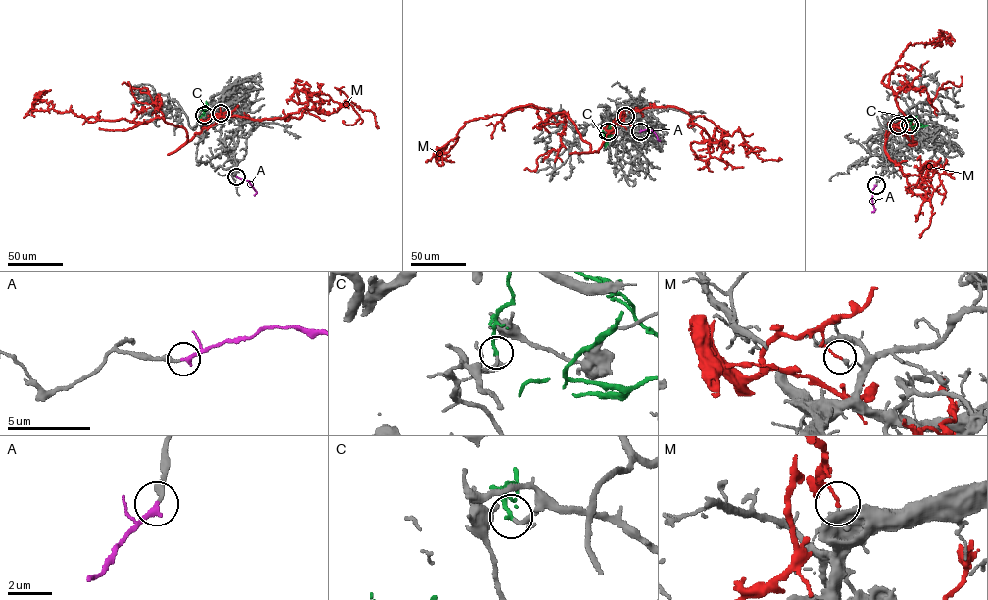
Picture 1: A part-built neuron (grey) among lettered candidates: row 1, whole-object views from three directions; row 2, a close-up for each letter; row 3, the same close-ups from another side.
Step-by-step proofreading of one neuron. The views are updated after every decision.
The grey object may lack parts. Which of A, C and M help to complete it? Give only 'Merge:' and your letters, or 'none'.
Merge: A

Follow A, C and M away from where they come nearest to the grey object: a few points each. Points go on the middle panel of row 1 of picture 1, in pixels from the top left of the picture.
A: (640, 131), (652, 130), (658, 139)
C: (608, 131), (610, 127), (611, 136), (606, 143), (603, 130)
M: (625, 116), (591, 152), (566, 114), (525, 106), (466, 122), (439, 159), (446, 155)

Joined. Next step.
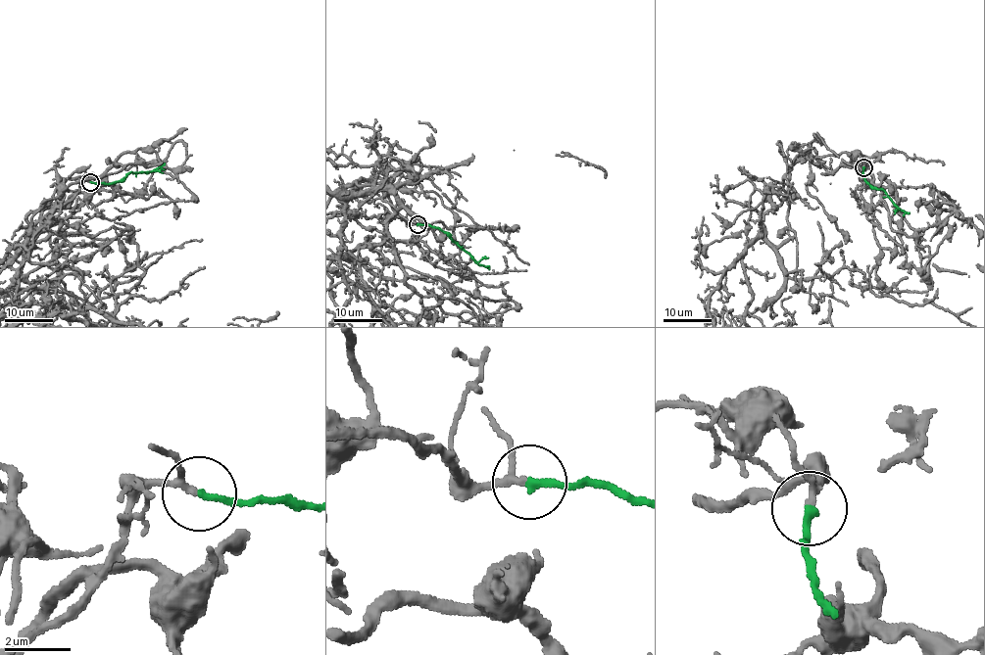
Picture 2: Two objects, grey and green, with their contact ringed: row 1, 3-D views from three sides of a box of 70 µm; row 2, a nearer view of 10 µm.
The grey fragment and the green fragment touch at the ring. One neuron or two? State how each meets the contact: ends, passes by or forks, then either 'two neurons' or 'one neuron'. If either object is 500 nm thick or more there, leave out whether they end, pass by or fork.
grey passes by; green ends; one neuron

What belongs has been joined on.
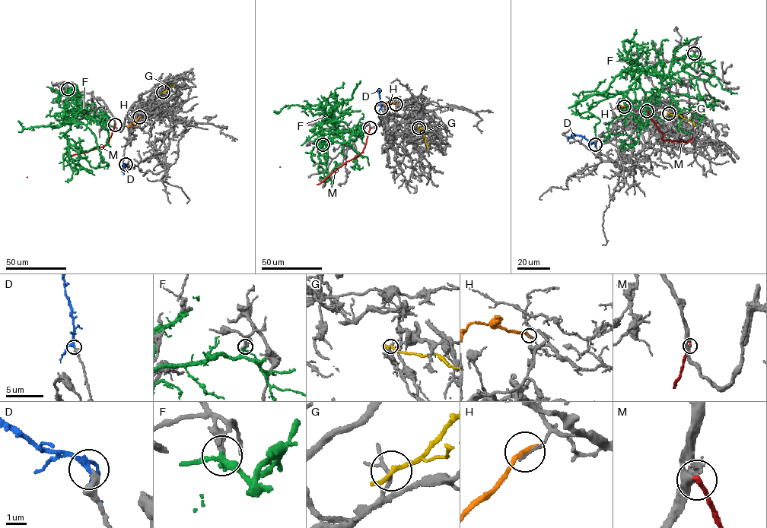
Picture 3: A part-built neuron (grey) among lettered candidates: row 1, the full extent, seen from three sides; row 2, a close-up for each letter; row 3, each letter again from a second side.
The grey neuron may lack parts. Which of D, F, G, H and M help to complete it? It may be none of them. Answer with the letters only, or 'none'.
D

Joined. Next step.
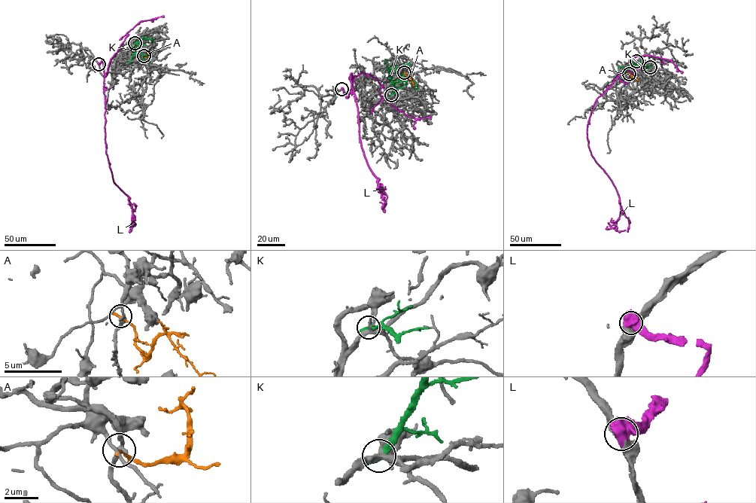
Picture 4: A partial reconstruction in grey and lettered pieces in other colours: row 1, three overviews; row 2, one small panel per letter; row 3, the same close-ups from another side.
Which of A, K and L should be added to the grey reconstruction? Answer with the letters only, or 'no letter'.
no letter

